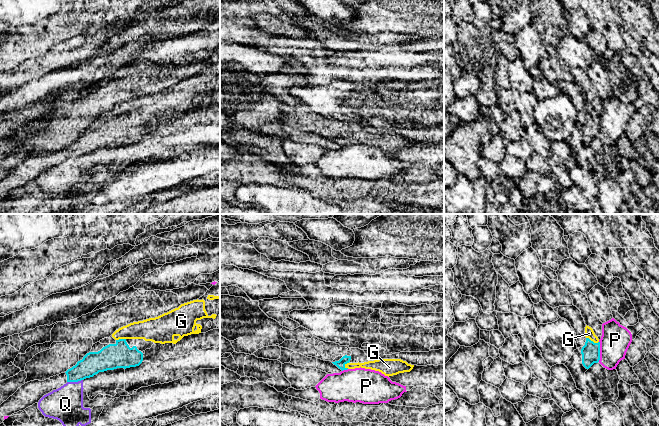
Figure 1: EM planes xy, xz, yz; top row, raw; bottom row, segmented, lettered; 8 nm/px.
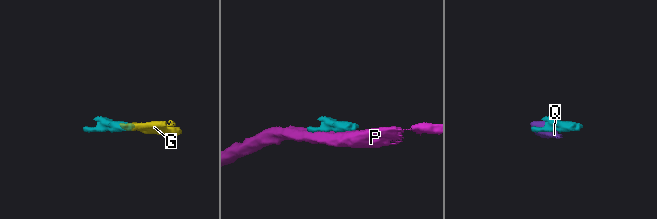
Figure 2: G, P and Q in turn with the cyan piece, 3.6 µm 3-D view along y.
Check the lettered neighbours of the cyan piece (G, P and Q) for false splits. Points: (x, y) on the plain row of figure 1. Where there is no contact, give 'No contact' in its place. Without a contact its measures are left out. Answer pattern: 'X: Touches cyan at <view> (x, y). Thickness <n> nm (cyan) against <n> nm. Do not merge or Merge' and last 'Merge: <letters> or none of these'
G: Touches cyan at yz (592, 117). Thickness 150 nm (cyan) against 80 nm. Merge
P: Touches cyan at yz (599, 127). Thickness 150 nm (cyan) against 240 nm. Do not merge
Q: Touches cyan at xy (74, 157). Thickness 180 nm (cyan) against 280 nm. Do not merge
Merge: G

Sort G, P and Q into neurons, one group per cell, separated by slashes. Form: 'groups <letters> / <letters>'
groups G / P / Q

